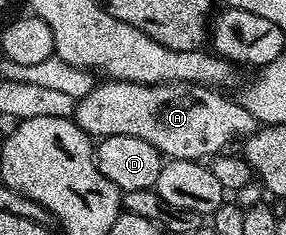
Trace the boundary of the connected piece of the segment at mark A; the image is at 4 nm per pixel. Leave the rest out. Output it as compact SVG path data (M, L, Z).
M102 80L90 93L77 99L72 117L74 123L90 135L91 139L136 136L140 140L148 140L148 144L155 146L167 159L201 162L223 153L229 147L226 146L229 142L237 143L249 138L260 125L252 116L252 112L248 112L248 108L241 106L233 97L225 98L218 93L222 92L197 82L157 82L154 86L145 86L139 82Z

